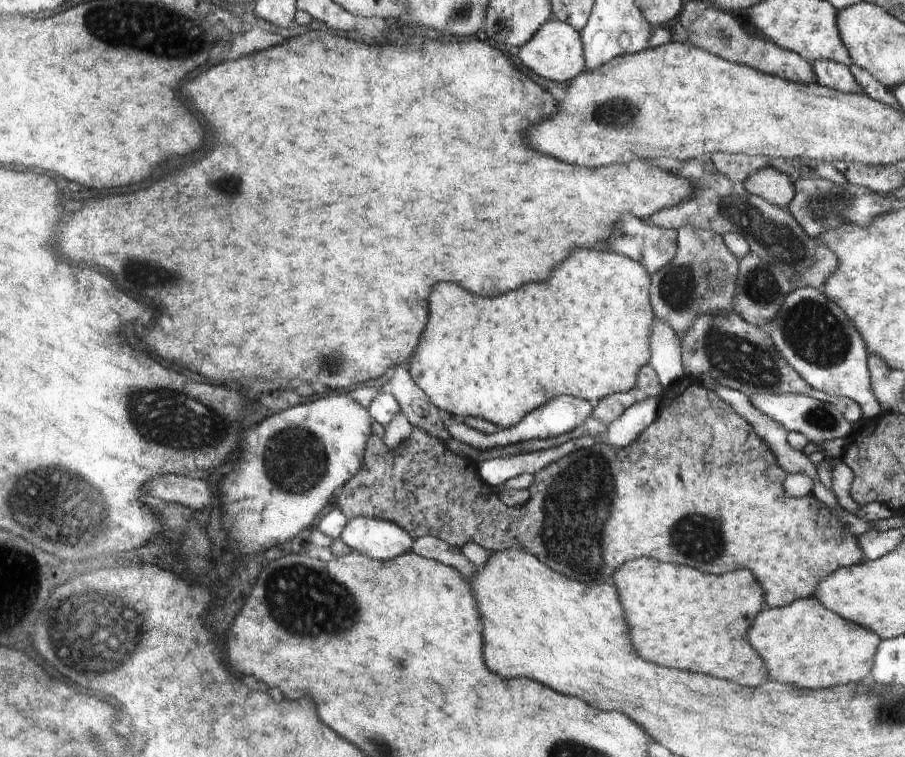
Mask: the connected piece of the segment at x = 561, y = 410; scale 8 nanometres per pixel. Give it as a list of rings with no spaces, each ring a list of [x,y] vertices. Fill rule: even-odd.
[[[560,395],[554,399],[550,399],[548,403],[543,404],[540,408],[529,412],[520,423],[515,424],[513,427],[507,429],[499,428],[495,433],[490,434],[467,427],[464,423],[460,422],[460,418],[454,418],[450,414],[445,414],[443,421],[452,439],[456,439],[462,444],[471,446],[477,451],[482,452],[493,448],[509,447],[522,441],[528,442],[530,439],[550,439],[569,433],[576,427],[580,427],[586,419],[592,416],[593,407],[587,400],[571,397],[570,395]]]

